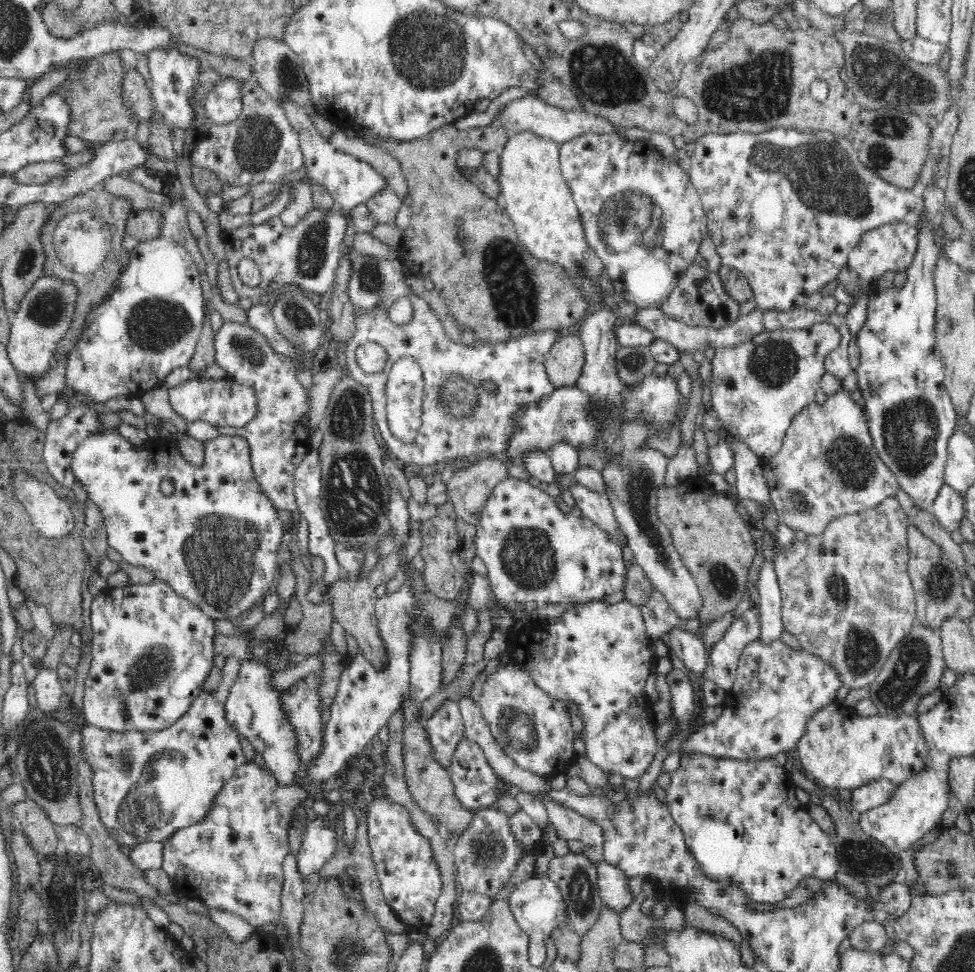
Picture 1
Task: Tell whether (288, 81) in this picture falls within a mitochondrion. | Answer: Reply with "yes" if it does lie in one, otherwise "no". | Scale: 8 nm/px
yes

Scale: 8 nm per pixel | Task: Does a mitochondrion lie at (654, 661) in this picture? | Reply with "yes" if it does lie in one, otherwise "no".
no

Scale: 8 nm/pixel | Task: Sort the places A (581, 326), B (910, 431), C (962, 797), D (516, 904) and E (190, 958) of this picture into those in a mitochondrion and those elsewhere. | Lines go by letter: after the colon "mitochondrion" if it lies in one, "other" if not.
A: other
B: mitochondrion
C: other
D: other
E: other

